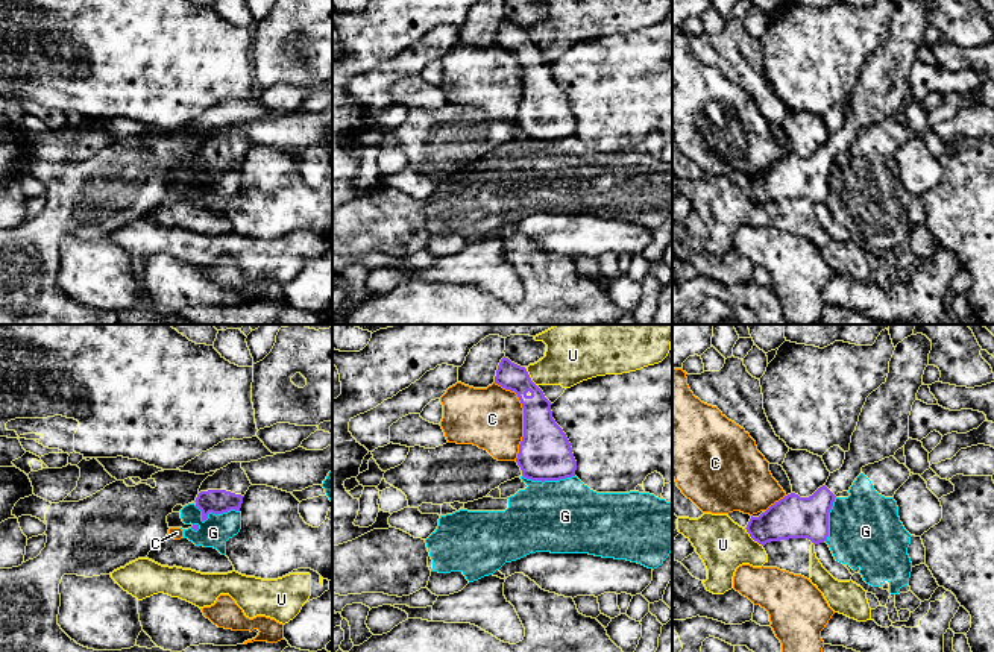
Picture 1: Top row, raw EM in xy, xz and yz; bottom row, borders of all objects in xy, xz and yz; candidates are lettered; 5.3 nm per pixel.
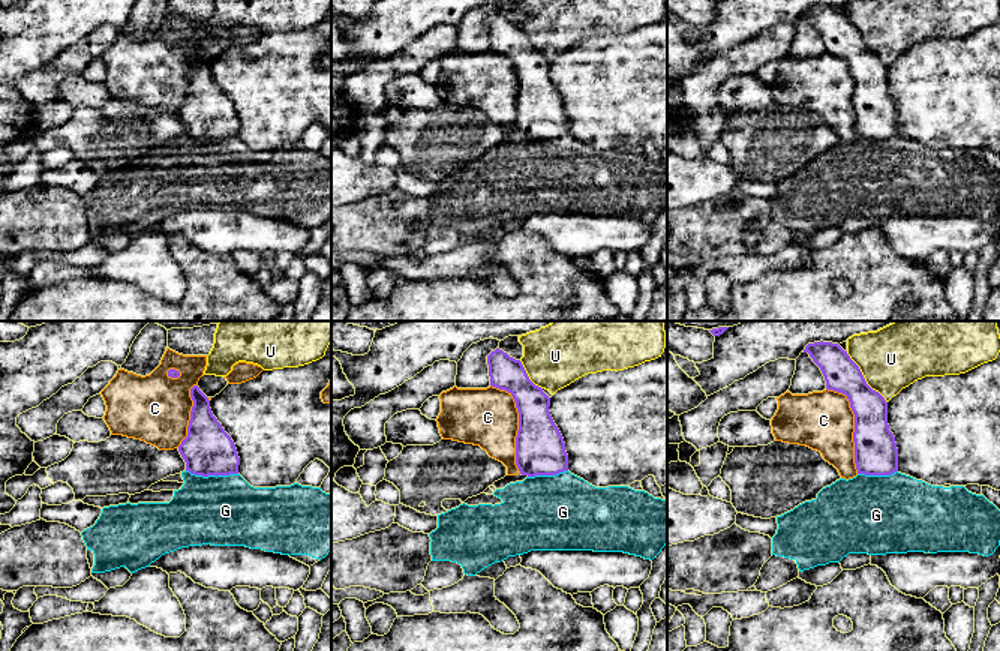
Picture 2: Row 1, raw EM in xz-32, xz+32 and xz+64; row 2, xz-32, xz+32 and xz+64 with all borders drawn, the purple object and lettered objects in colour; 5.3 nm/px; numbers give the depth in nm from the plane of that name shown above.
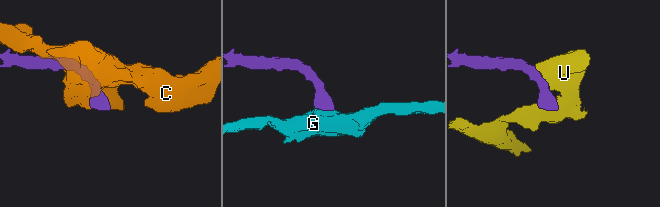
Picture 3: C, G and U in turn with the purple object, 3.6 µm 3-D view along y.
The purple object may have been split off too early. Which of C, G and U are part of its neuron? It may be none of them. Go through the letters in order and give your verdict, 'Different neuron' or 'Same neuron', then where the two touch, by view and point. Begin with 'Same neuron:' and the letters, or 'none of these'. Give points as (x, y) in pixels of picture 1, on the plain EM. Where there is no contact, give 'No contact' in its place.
Same neuron: none of these
C: Different neuron. Touches purple at xz (524, 76)
G: Different neuron. Touches purple at xy (213, 173)
U: Different neuron. Touches purple at yz (753, 199)

